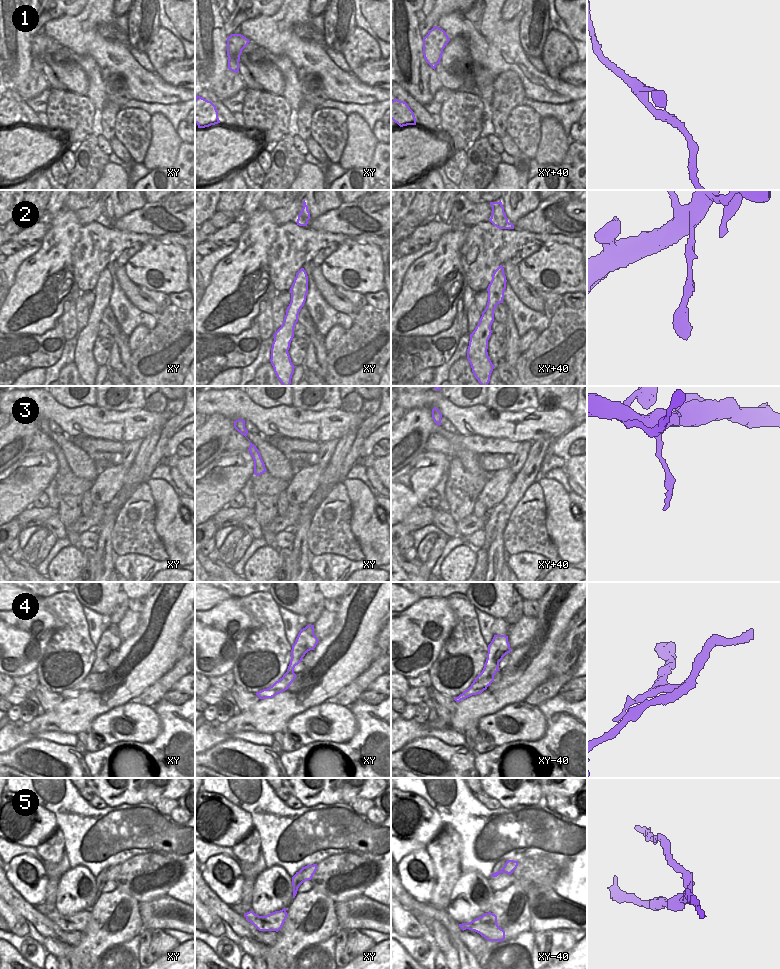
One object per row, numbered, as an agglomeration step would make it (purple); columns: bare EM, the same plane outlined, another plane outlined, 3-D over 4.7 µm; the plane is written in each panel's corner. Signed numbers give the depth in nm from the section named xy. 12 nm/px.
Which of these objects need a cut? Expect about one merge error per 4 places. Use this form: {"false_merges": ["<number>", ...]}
{"false_merges": ["5"]}

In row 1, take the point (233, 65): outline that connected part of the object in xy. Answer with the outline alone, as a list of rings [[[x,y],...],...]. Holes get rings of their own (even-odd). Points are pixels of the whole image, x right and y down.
[[[231,34],[227,38],[228,69],[239,72],[239,60],[242,50],[250,41],[241,34]]]

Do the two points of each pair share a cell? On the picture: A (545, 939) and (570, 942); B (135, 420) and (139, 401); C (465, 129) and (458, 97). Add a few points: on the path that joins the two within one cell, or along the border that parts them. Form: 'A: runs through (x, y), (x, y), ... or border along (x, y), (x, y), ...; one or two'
A: runs through (552, 939), (565, 939); one
B: border along (144, 408), (127, 408), (114, 411); two
C: runs through (462, 121), (459, 105); one

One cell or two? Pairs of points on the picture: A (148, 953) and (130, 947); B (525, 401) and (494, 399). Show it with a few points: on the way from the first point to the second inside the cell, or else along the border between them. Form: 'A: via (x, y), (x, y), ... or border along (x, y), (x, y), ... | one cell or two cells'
A: border along (138, 935), (139, 958) | two cells
B: via (517, 403), (508, 408), (501, 406) | one cell

